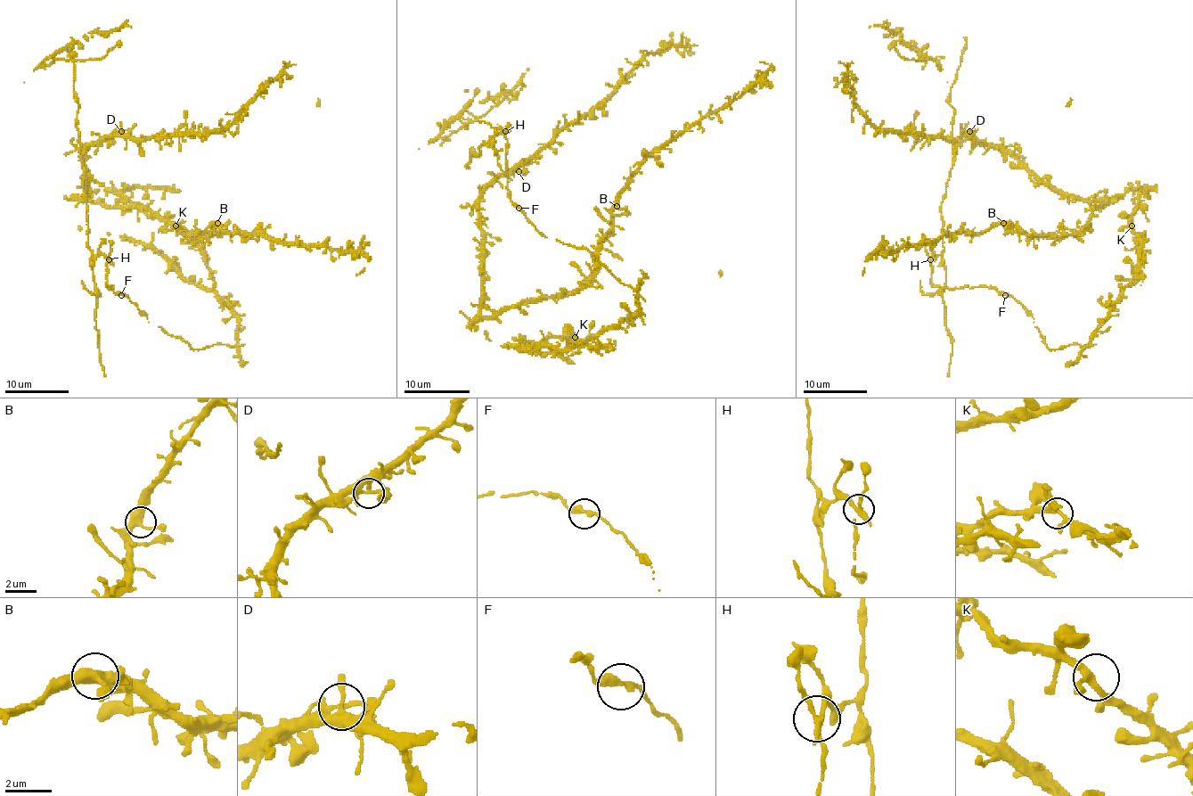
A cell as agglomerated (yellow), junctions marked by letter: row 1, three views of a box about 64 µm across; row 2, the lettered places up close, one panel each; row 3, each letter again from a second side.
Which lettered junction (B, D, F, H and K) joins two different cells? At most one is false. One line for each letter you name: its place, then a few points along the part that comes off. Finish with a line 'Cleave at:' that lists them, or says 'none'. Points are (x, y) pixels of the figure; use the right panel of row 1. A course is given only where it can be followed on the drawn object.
H: at (930, 259); foreign part runs (930, 259), (944, 249), (941, 202), (953, 162), (953, 108), (949, 102), (949, 94), (967, 42), (963, 37)
Cleave at: H

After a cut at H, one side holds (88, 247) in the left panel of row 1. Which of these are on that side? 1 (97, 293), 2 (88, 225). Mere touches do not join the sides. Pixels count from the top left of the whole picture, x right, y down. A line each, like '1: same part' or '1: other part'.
1: same part
2: same part

